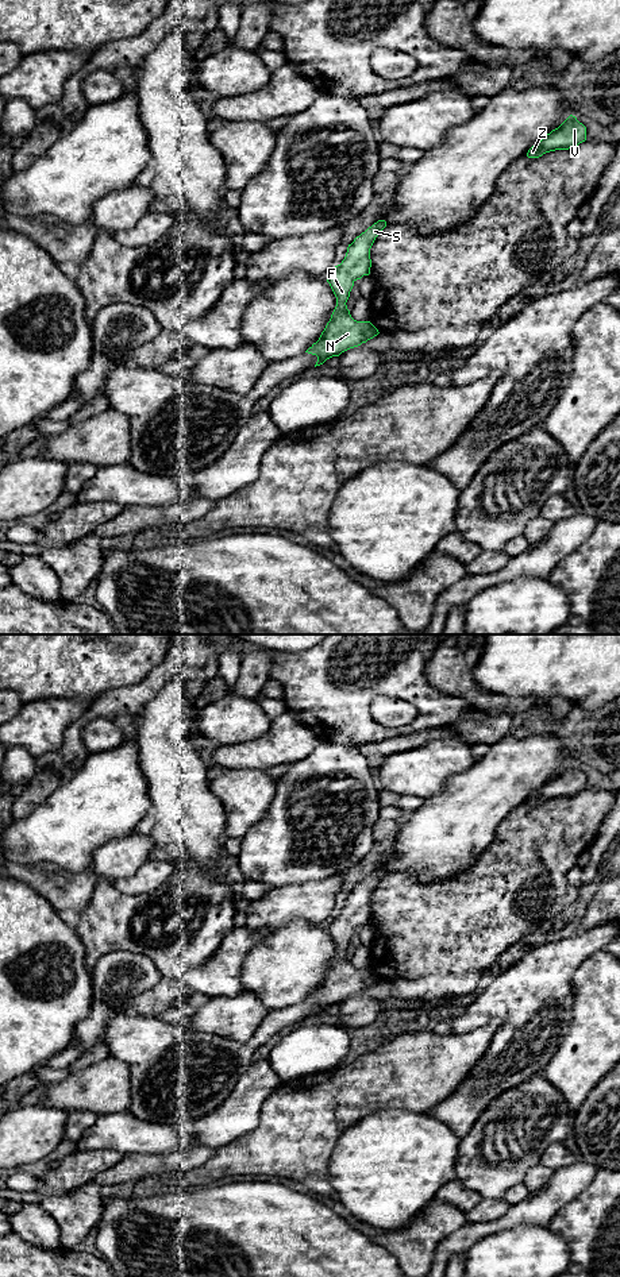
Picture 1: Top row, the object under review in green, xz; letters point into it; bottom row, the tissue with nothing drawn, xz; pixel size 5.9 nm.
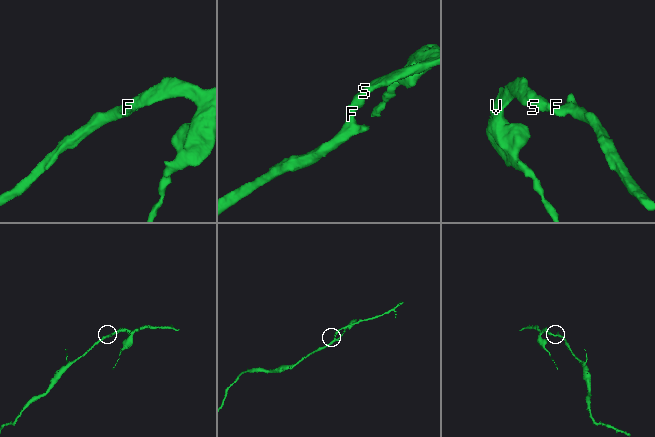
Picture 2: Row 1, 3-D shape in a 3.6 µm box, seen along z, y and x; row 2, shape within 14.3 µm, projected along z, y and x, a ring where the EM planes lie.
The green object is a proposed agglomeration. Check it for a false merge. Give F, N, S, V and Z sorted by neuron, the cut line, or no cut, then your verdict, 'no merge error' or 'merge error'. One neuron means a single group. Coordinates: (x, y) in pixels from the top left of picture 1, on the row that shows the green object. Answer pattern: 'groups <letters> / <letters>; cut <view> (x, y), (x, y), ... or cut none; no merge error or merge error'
groups F N S V Z; cut none; no merge error

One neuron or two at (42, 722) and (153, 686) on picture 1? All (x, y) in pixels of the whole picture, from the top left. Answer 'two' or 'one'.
two

